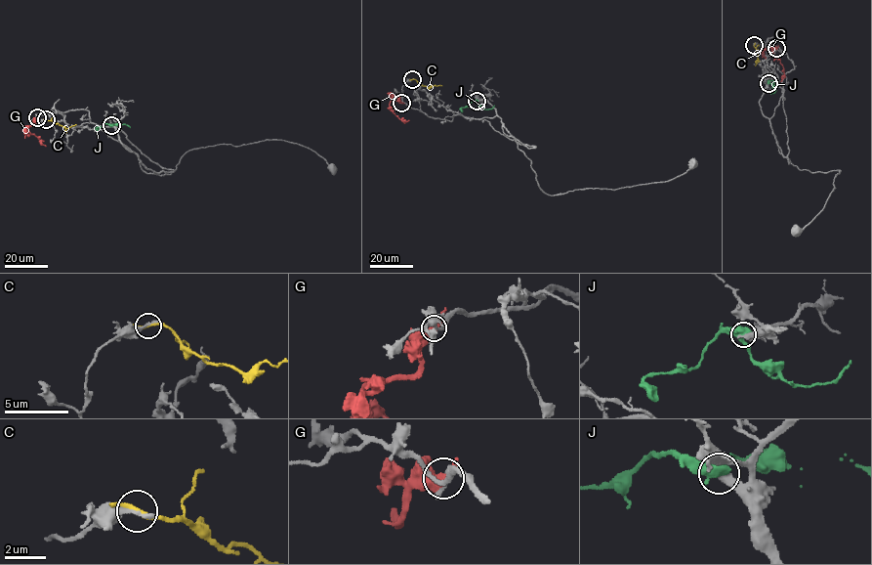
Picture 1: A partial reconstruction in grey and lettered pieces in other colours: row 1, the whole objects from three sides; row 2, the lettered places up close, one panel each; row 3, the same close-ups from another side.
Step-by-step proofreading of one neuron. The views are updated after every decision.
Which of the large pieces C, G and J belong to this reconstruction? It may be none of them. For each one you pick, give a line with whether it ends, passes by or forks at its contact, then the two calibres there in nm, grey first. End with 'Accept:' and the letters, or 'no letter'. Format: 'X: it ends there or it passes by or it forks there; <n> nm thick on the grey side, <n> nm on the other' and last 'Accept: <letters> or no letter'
Accept: no letter

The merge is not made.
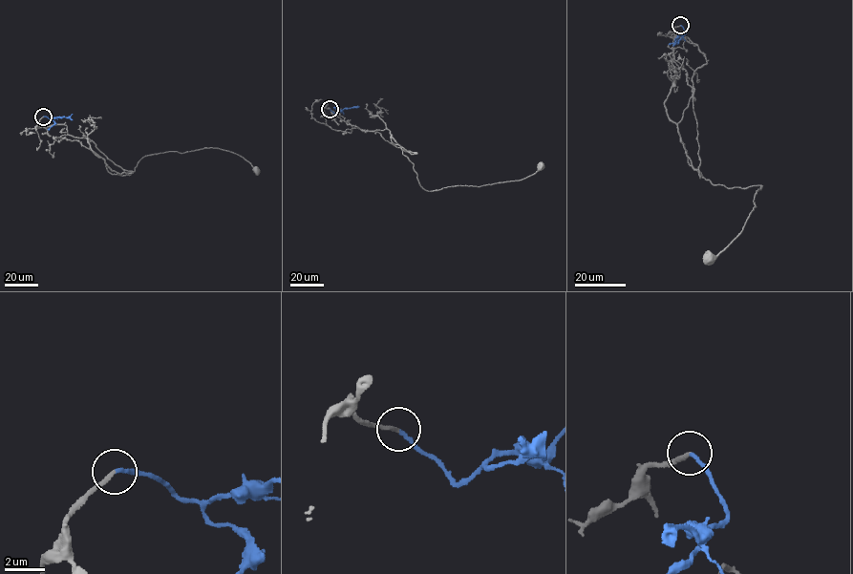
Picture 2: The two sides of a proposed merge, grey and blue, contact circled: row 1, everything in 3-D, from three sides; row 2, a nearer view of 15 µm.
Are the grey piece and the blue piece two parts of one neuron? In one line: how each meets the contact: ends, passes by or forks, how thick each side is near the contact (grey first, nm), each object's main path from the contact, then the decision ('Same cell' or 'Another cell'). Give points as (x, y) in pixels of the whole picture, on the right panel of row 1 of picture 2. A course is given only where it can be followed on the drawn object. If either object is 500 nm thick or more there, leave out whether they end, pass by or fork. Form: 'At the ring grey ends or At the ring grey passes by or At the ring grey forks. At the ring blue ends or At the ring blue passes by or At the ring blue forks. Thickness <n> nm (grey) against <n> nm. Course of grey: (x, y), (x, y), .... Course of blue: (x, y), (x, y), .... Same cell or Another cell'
At the ring grey ends. At the ring blue ends. Thickness 190 nm (grey) against 190 nm. Course of grey: (680, 25), (707, 63), (692, 81), (700, 177), (682, 143), (688, 162), (714, 184), (761, 185), (709, 258). Course of blue: (680, 25), (685, 32), (682, 36), (678, 34), (676, 38). Same cell

